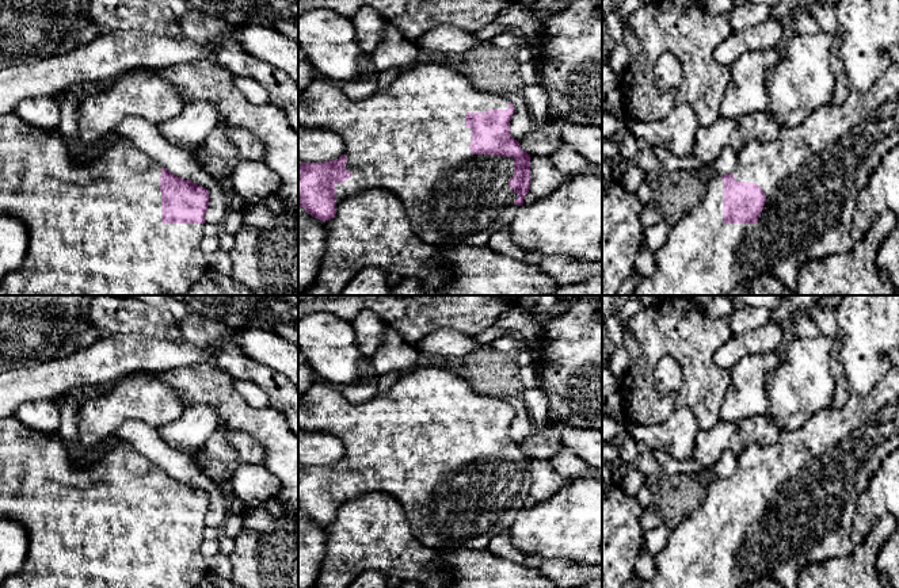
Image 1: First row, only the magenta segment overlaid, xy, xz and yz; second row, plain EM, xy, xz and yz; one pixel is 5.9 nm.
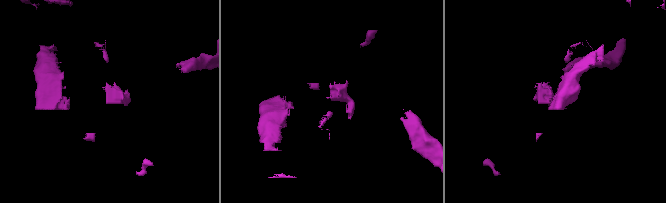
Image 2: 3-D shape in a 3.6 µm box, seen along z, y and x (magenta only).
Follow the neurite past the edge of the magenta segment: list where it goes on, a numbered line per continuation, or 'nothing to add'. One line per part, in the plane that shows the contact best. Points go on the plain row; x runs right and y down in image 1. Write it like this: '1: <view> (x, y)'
1: xz (410, 442)

